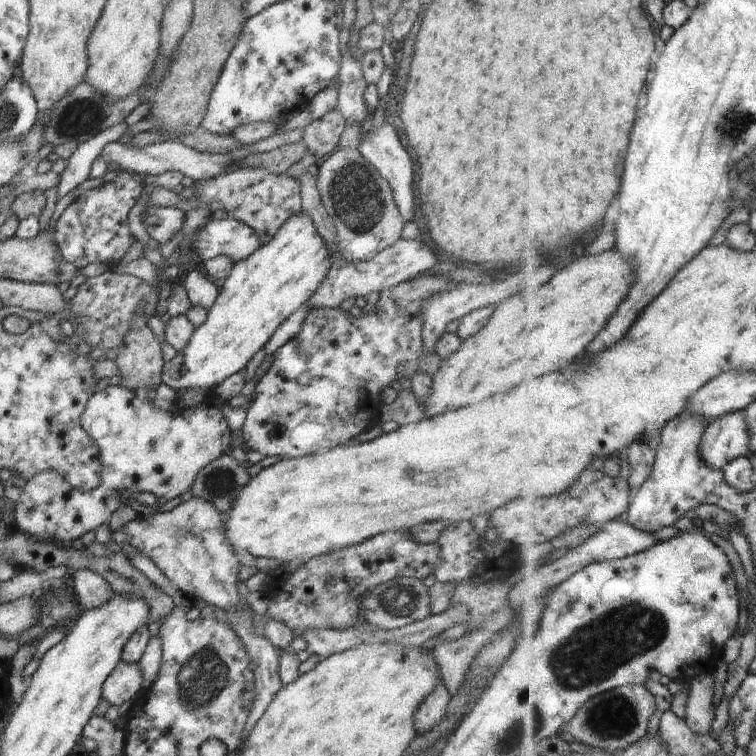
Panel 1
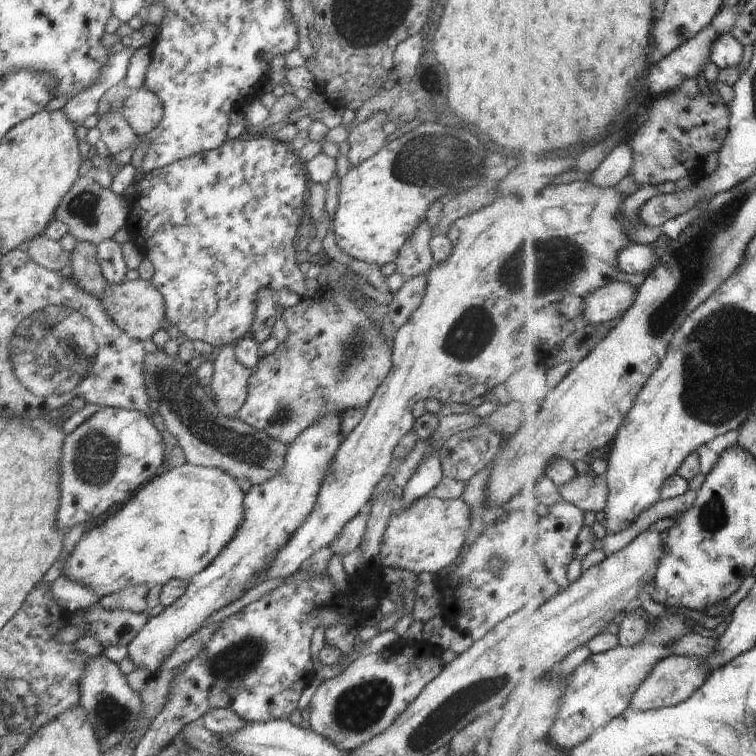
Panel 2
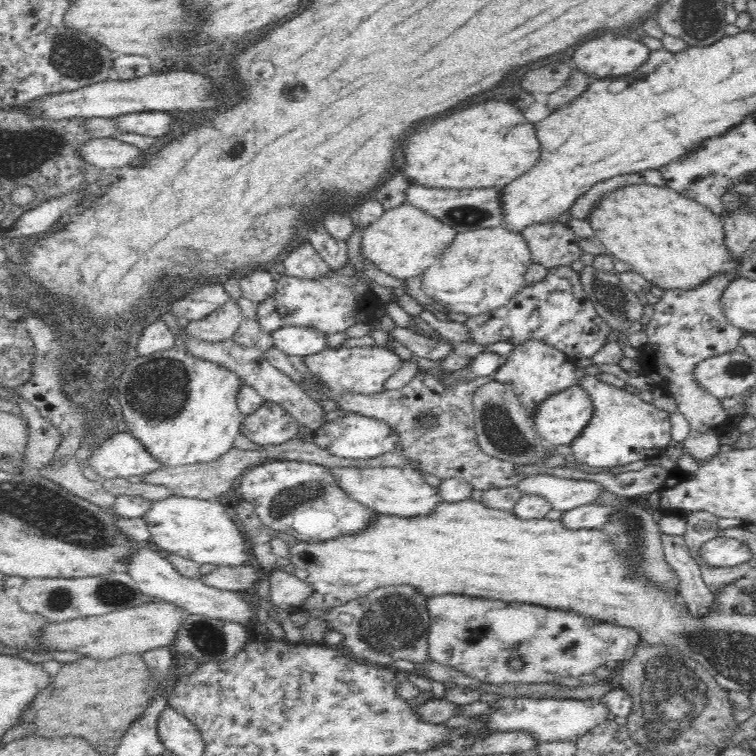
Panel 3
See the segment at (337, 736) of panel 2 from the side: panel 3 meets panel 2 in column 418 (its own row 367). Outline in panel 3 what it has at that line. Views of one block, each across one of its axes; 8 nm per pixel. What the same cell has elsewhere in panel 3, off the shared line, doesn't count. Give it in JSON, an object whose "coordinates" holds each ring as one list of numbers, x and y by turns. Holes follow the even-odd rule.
{"coordinates":[[716,273,713,277,707,278,701,285,693,289,665,289,660,302,653,305,654,314,647,325,646,334,648,341,643,345,639,352,638,361,641,365,641,372,652,377,652,382,657,387,663,389,669,396,673,397,679,410,690,422,690,434,683,442,683,446,689,450,696,462,705,461,720,452,718,442,722,433,732,426,730,425,730,415,724,411,721,399,712,396,703,386,700,386,693,377,694,367,698,361,736,351,739,340,746,332,732,325,721,309,721,296,723,290,739,277,738,273]]}

